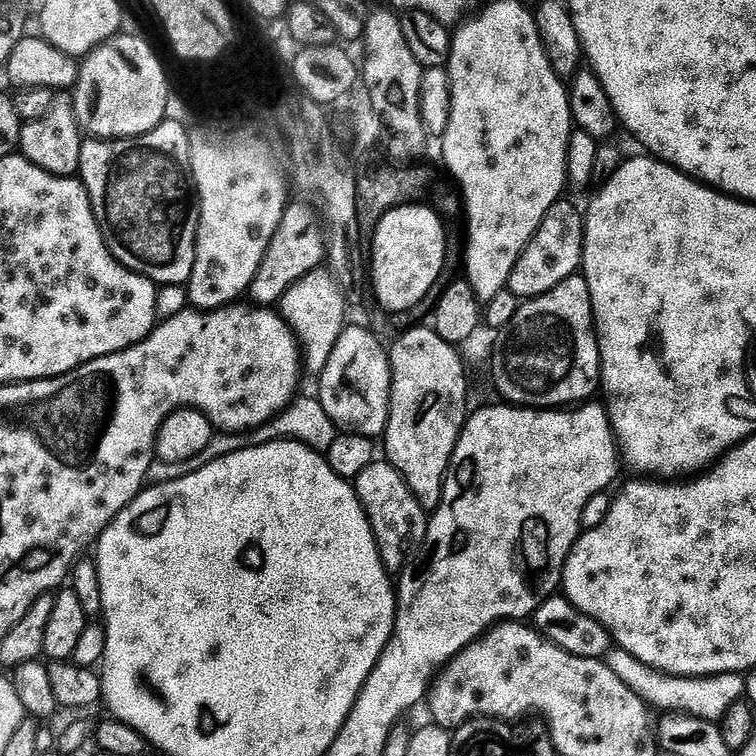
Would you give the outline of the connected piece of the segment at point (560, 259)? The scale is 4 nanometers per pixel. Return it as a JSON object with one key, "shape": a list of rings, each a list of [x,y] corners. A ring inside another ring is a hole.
{"shape":[[[561,198],[554,206],[550,206],[534,238],[522,250],[508,279],[507,291],[520,297],[521,301],[532,300],[536,296],[552,292],[554,286],[566,282],[566,278],[577,275],[581,271],[584,258],[585,223],[581,209],[579,212],[568,198]]]}

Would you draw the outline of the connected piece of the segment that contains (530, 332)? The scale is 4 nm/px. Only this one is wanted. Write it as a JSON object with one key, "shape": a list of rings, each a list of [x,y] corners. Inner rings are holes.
{"shape":[[[540,312],[526,316],[518,322],[519,314],[503,329],[510,340],[495,341],[498,354],[490,354],[490,372],[498,372],[495,391],[500,391],[499,399],[512,406],[522,408],[539,408],[541,410],[558,410],[565,406],[580,406],[591,401],[597,395],[600,383],[600,343],[596,340],[596,325],[592,316],[584,318],[562,318],[552,312]]]}

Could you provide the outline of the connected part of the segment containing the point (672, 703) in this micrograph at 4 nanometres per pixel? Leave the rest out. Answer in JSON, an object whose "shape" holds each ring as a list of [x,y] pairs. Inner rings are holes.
{"shape":[[[641,667],[640,673],[628,680],[630,690],[634,690],[653,709],[661,708],[664,714],[683,714],[699,720],[721,721],[725,713],[739,701],[744,692],[744,679],[741,673],[724,673],[718,676],[669,676],[656,668]]]}

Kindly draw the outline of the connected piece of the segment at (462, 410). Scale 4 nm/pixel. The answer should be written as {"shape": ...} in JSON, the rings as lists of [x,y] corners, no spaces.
{"shape":[[[417,326],[407,329],[390,348],[392,361],[392,393],[388,407],[388,425],[384,427],[382,452],[389,464],[393,464],[402,474],[406,486],[418,498],[425,512],[431,514],[440,507],[440,499],[444,493],[444,478],[448,475],[448,467],[456,449],[460,432],[464,429],[464,421],[470,415],[468,408],[468,376],[464,373],[464,364],[455,347],[447,344],[428,326]]]}

